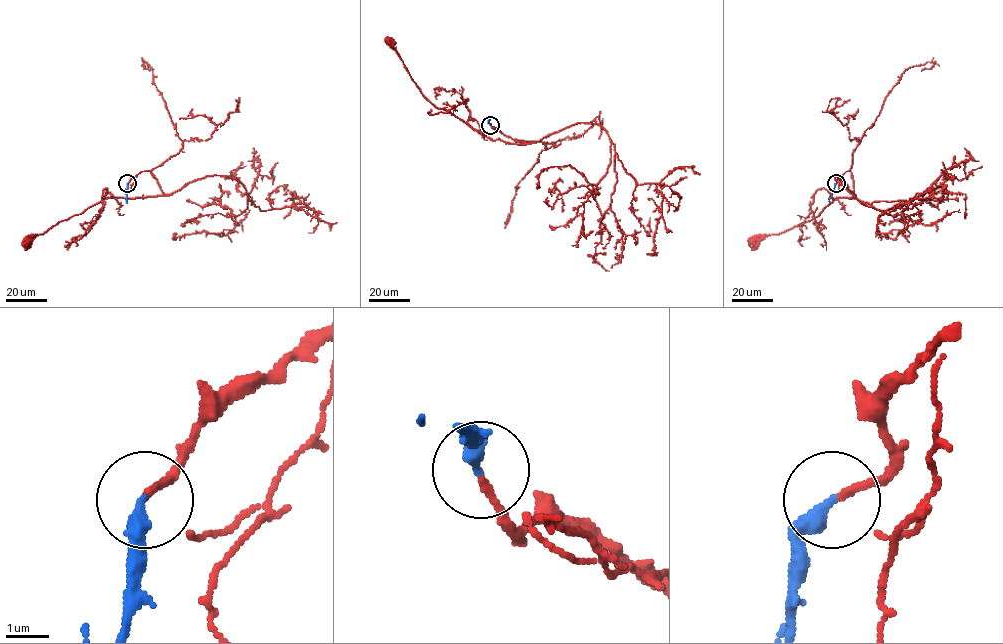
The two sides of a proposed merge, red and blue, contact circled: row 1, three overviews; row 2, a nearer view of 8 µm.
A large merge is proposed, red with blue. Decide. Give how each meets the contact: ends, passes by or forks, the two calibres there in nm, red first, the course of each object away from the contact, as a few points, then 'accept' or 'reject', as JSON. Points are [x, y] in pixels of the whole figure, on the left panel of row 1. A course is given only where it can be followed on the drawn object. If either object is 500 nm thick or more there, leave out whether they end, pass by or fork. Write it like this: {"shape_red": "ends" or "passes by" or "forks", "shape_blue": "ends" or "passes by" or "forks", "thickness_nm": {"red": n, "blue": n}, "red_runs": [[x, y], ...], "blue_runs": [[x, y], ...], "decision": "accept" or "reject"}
{"shape_red": "ends", "shape_blue": "ends", "thickness_nm": {"red": 150, "blue": 360}, "red_runs": [[128, 183], [142, 171], [149, 171], [163, 194], [105, 198], [44, 233], [31, 234], [26, 241]], "blue_runs": [[128, 183], [126, 203]], "decision": "accept"}

